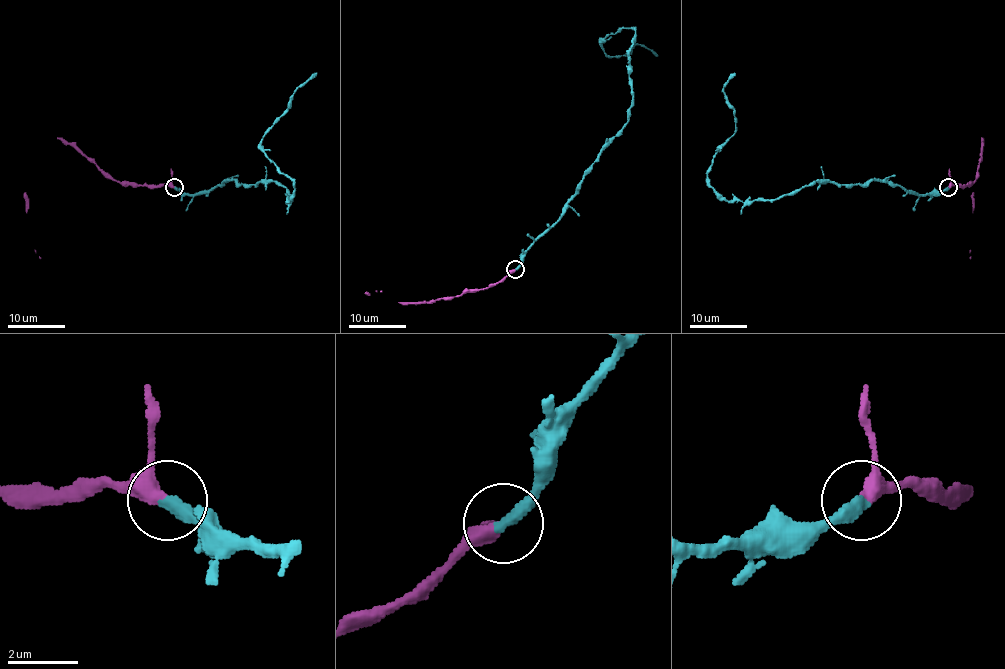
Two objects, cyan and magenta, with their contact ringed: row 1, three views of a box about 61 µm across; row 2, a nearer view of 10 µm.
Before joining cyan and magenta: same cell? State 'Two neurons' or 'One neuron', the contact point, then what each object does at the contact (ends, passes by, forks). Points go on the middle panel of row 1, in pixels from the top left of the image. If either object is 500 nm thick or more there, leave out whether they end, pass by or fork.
One neuron. Place: (515, 269). At the ring cyan ends. At the ring magenta passes by

